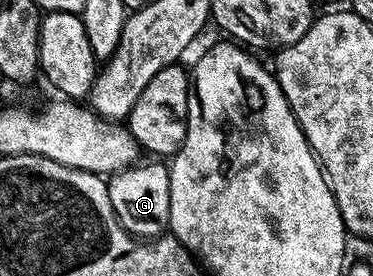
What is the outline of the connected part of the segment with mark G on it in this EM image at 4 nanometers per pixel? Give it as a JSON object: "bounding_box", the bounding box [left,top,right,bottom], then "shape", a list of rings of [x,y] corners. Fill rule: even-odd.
{"bounding_box":[106,161,170,240],"shape":[[[138,161],[109,176],[106,188],[120,225],[139,240],[156,239],[170,225],[170,169],[165,162]]]}

